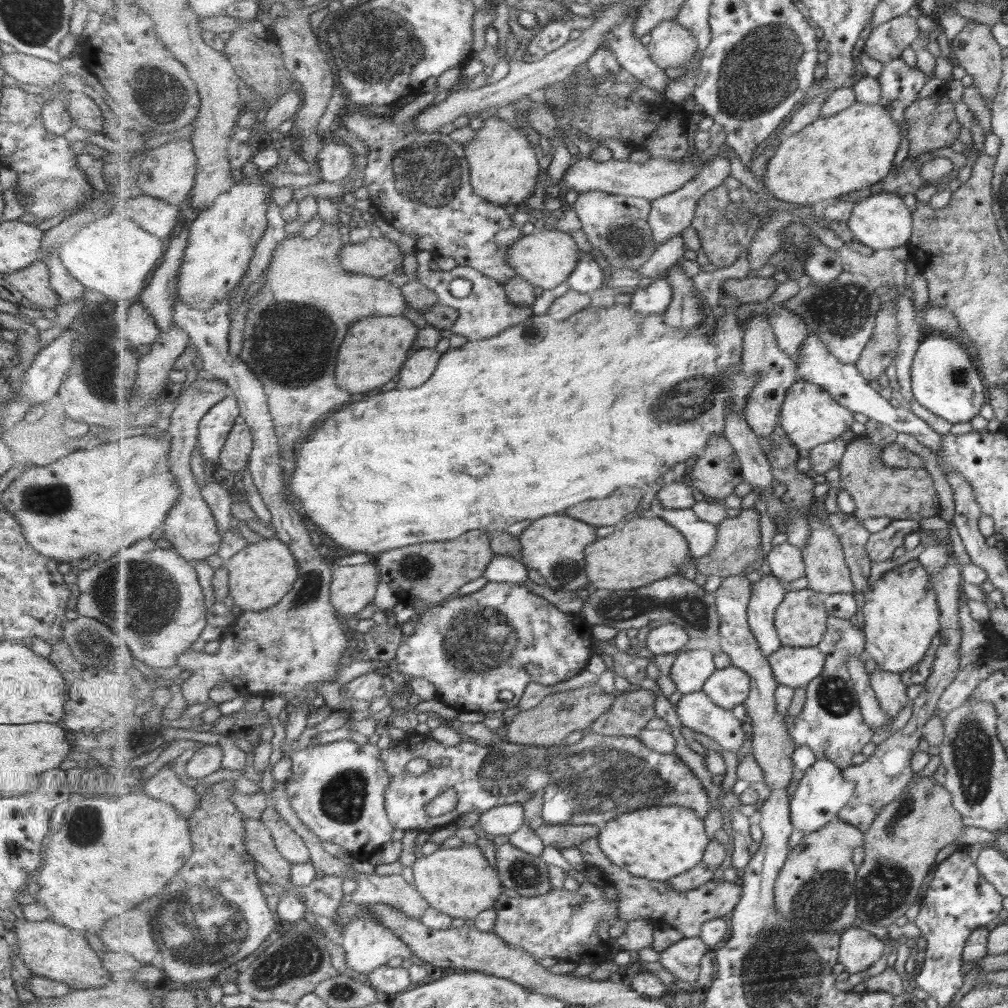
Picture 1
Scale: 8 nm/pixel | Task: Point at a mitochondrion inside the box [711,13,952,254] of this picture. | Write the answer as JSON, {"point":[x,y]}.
{"point":[759,73]}

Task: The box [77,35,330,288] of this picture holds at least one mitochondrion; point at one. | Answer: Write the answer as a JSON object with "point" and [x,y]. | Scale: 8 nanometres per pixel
{"point":[160,91]}

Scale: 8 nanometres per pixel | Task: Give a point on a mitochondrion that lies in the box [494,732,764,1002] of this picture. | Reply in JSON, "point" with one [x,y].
{"point":[525,875]}

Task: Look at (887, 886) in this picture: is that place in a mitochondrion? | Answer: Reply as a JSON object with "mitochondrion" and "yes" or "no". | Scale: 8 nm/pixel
{"mitochondrion":"yes"}

